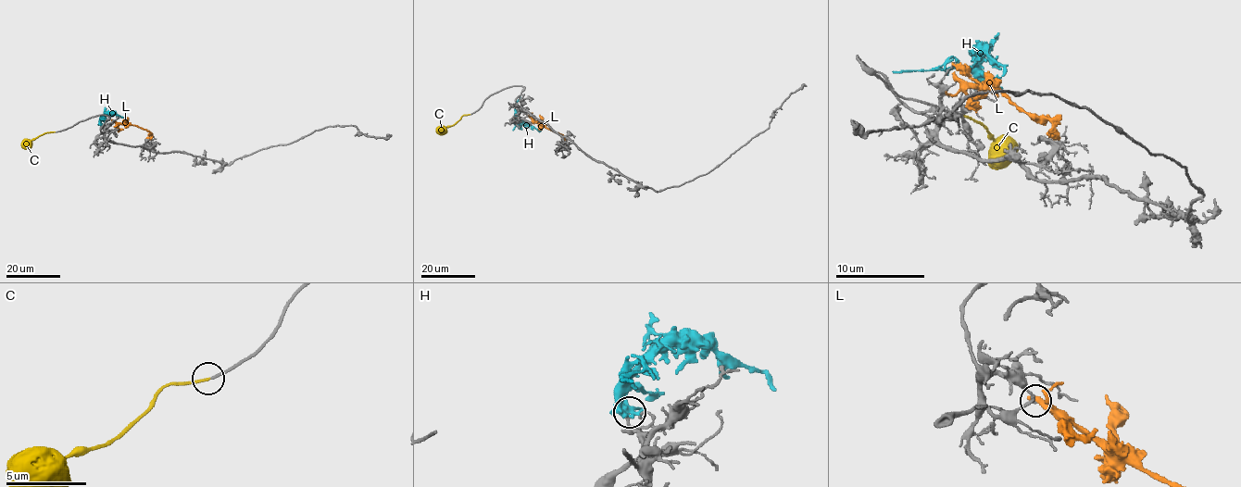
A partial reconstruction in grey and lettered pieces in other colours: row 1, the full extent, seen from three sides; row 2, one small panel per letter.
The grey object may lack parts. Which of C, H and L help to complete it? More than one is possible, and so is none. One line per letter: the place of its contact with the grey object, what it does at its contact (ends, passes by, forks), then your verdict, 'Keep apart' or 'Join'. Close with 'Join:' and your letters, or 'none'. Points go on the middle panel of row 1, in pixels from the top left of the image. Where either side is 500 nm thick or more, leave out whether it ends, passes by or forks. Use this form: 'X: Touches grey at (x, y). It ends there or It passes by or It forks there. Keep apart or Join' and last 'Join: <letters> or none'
C: Touches grey at (470, 114). It ends there. Join
H: Touches grey at (516, 124). It forks there. Keep apart
L: Touches grey at (528, 116). Keep apart
Join: C

